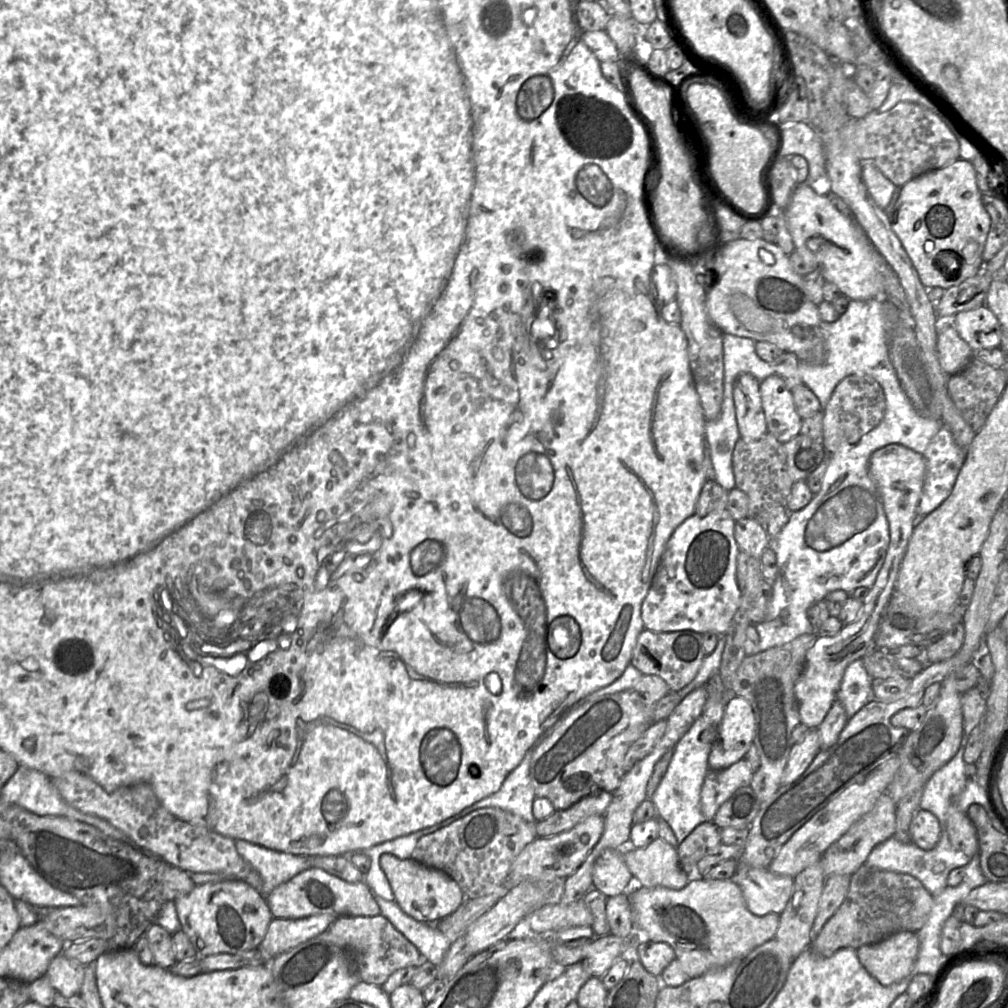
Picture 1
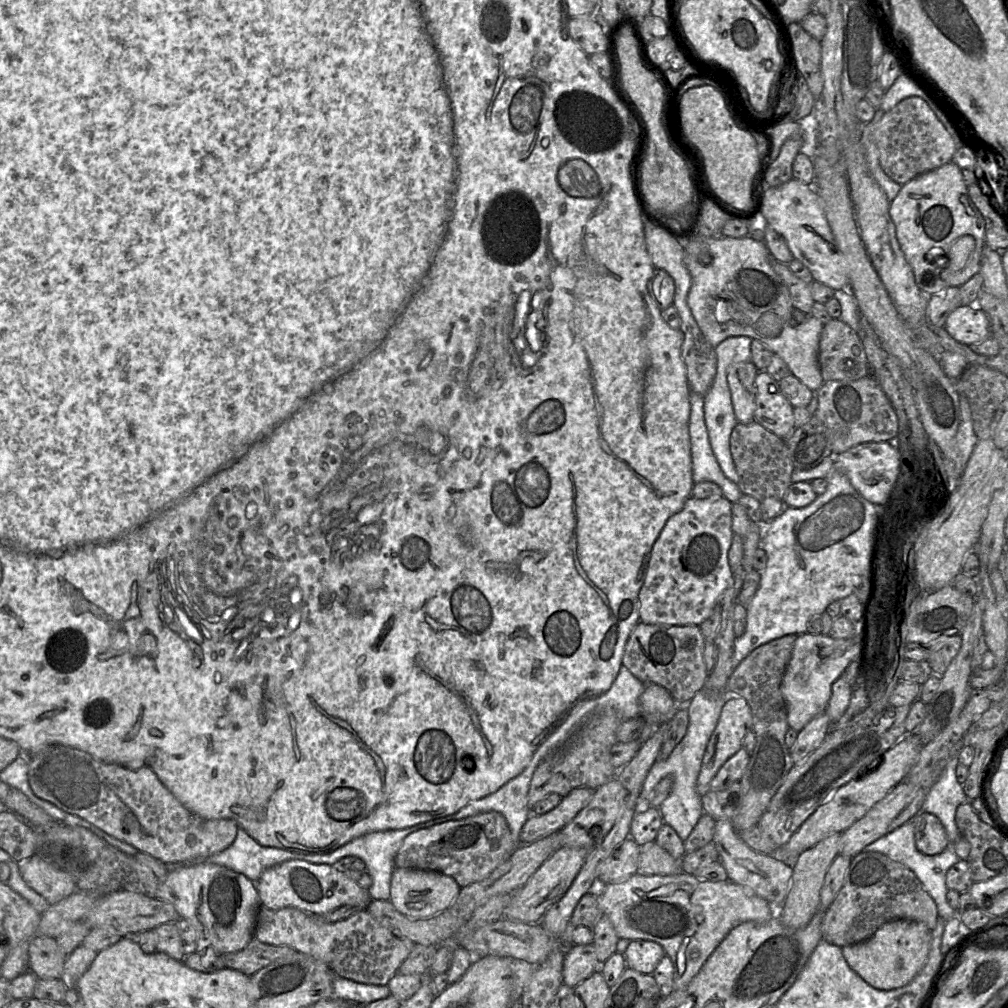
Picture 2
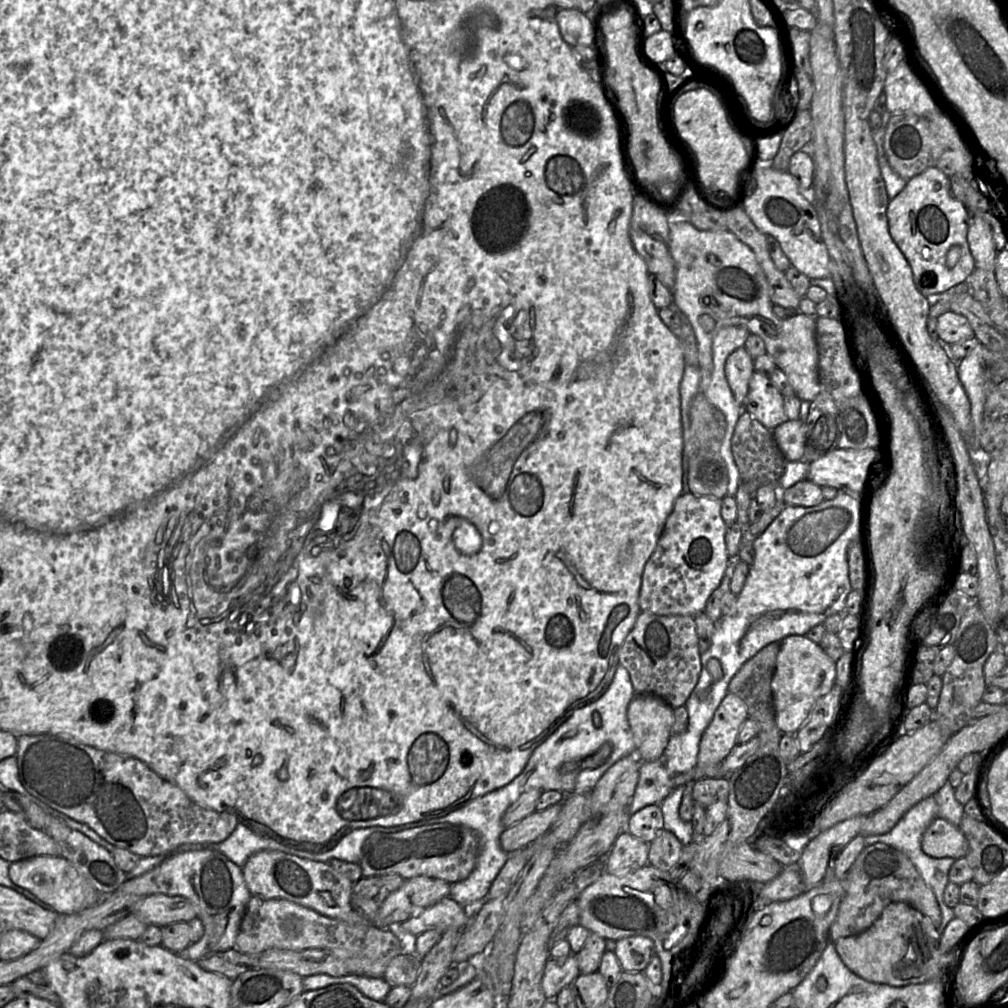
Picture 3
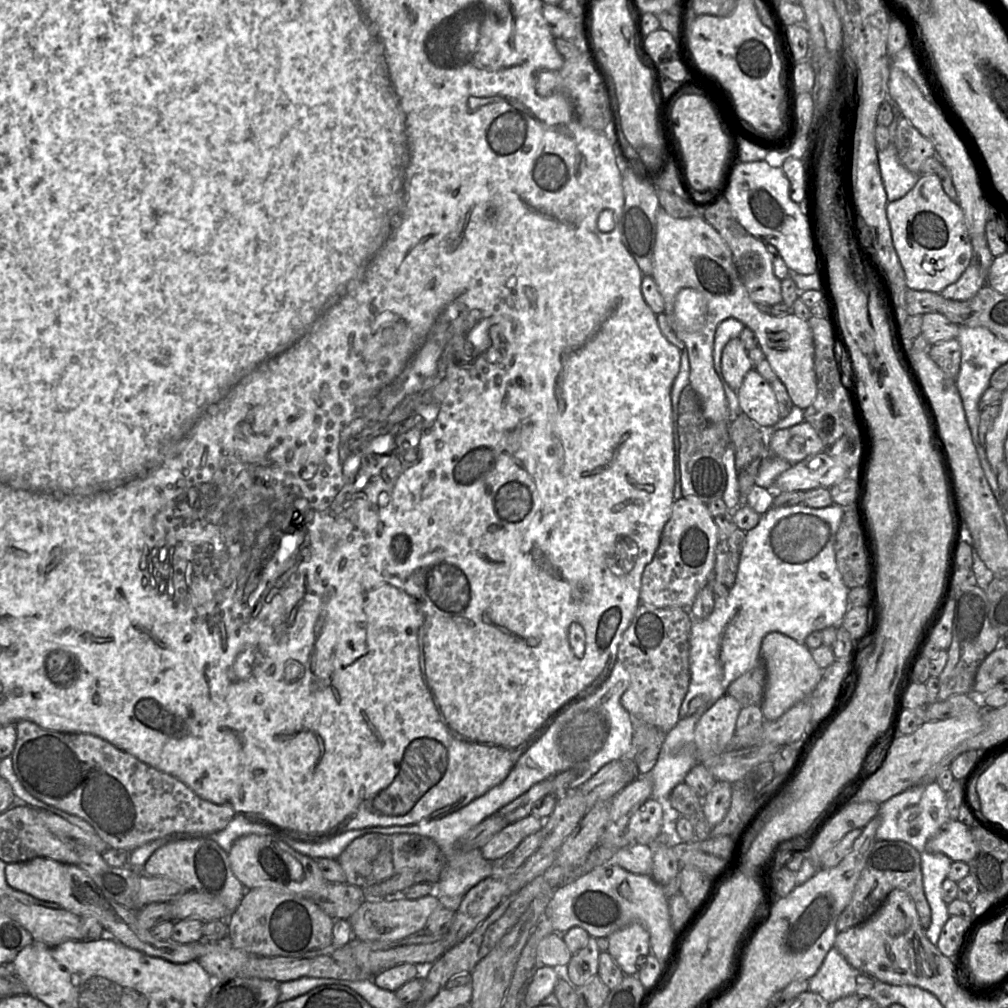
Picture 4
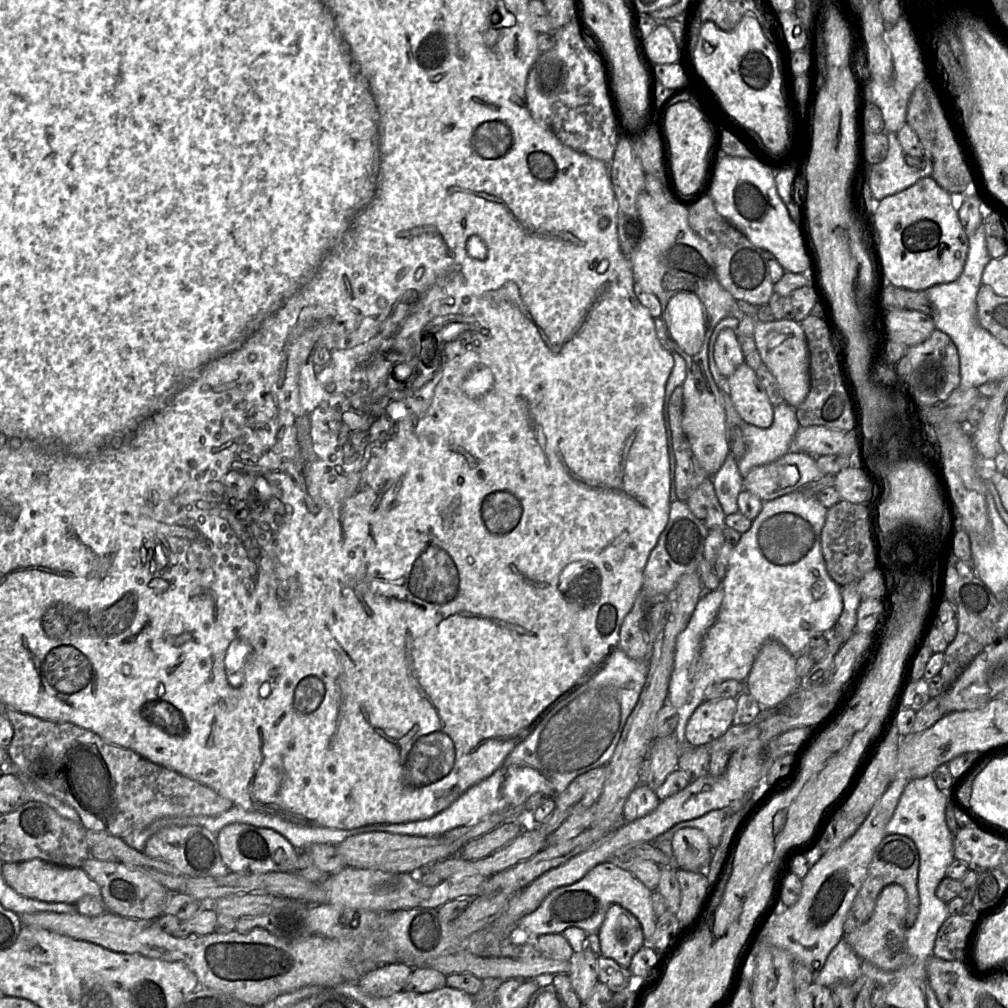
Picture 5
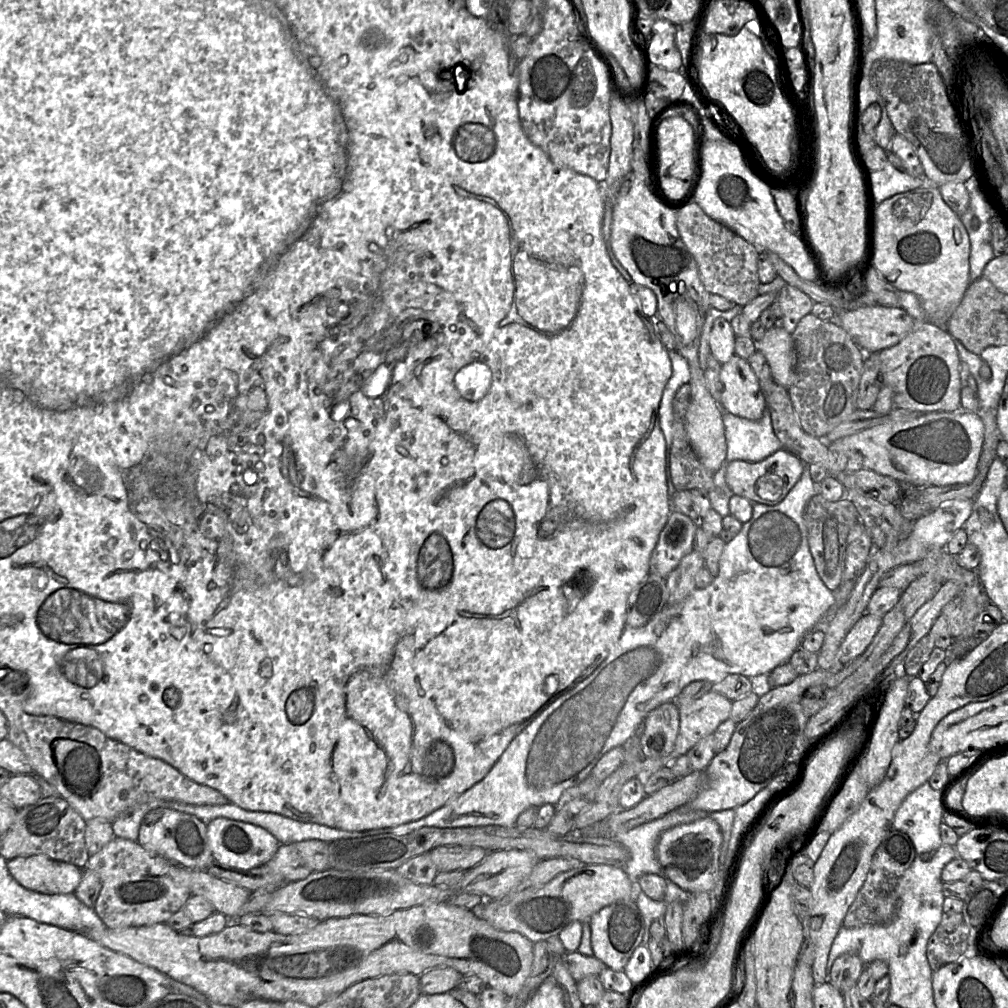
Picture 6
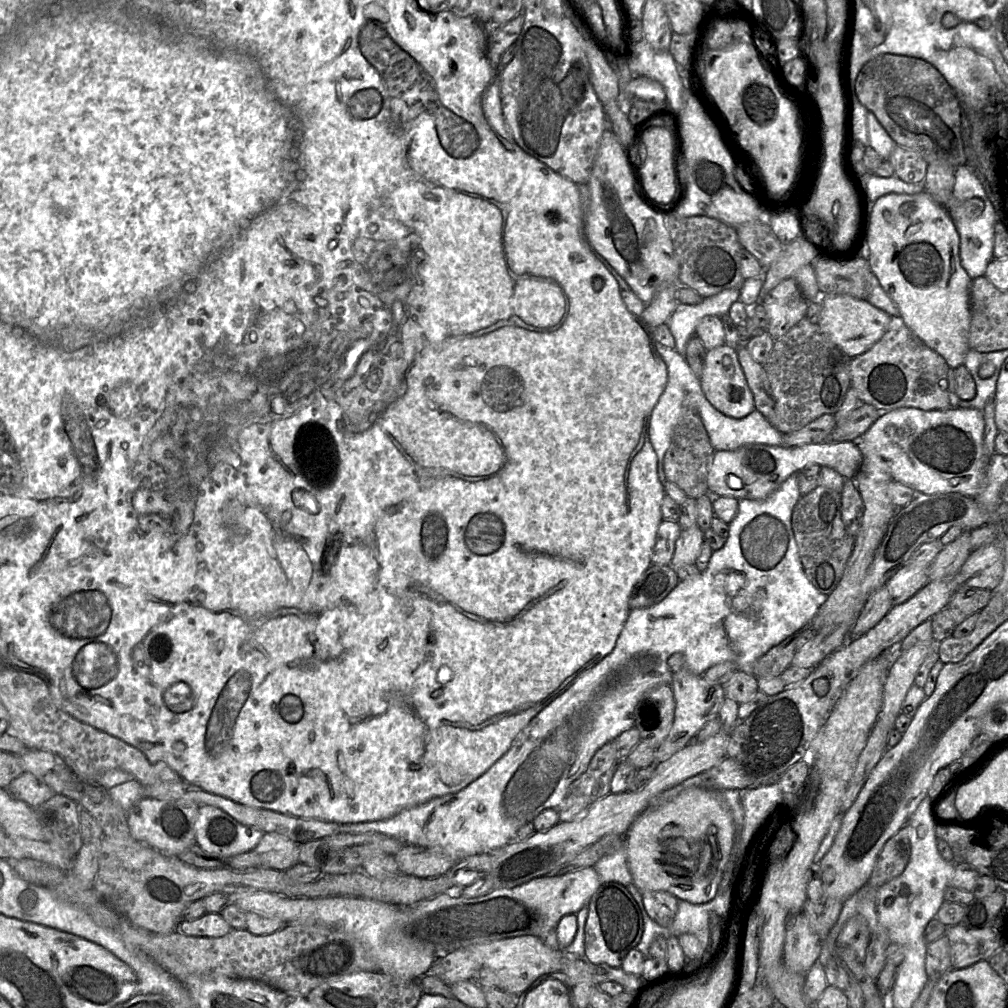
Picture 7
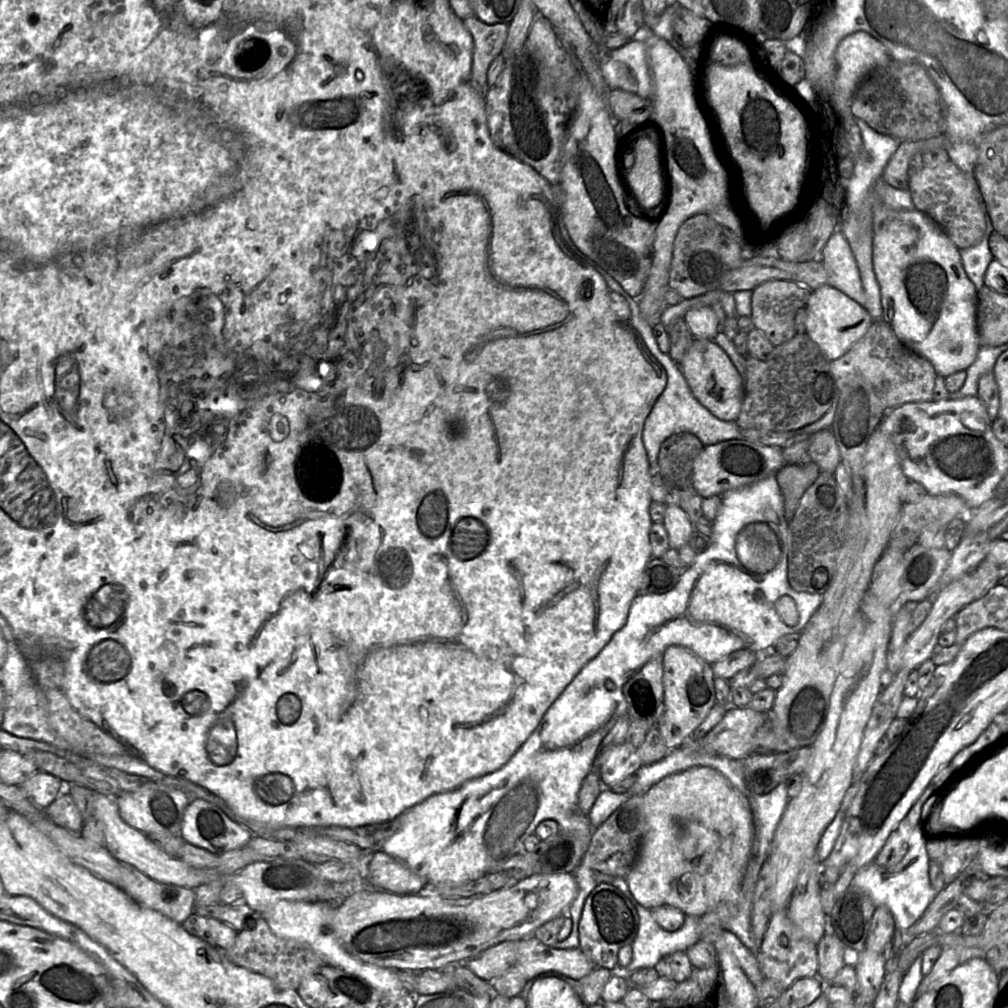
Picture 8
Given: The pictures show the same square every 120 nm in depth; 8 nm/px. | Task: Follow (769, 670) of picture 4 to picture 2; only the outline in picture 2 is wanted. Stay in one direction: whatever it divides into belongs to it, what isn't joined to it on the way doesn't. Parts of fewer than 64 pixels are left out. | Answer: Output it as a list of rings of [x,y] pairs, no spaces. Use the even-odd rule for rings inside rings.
[[[870,601],[863,605],[861,618],[852,637],[836,639],[830,635],[804,633],[795,640],[791,659],[780,686],[786,704],[789,728],[799,732],[815,716],[825,712],[833,683],[841,677],[853,660],[861,659],[867,654],[869,607]]]

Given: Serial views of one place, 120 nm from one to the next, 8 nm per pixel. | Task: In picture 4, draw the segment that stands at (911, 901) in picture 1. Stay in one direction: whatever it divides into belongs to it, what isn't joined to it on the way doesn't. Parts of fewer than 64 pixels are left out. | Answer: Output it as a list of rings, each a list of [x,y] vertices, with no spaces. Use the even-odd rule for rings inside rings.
[[[883,840],[877,841],[870,852],[854,888],[852,899],[837,920],[837,931],[845,931],[868,920],[894,889],[908,893],[914,901],[922,928],[927,929],[931,923],[931,909],[924,893],[920,854],[906,842]]]

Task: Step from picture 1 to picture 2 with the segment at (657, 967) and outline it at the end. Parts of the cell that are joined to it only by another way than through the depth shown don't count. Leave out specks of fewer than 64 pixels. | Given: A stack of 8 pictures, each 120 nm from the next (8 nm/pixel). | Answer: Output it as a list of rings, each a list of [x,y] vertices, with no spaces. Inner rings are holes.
[[[632,940],[623,954],[627,968],[648,975],[653,974],[665,955],[661,945],[649,940]]]

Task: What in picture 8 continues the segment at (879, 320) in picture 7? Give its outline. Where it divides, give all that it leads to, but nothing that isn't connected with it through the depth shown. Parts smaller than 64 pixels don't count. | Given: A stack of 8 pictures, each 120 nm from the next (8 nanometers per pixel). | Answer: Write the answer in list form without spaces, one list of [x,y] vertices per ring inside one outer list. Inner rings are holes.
[[[829,284],[811,290],[804,309],[806,310],[805,333],[830,361],[842,357],[865,335],[874,322],[865,307]]]

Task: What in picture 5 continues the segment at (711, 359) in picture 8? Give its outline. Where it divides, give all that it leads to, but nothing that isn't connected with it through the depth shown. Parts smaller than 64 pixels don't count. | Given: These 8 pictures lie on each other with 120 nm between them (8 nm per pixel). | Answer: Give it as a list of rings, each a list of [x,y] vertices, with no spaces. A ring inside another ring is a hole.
[[[745,362],[726,378],[729,396],[745,423],[768,428],[774,418],[774,406],[761,385],[755,371]]]

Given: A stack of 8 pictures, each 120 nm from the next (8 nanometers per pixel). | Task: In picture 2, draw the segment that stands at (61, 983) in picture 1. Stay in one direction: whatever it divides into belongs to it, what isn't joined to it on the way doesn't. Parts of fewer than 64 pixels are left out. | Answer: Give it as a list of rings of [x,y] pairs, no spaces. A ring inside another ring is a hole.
[[[39,936],[34,937],[29,945],[29,970],[38,979],[60,979],[64,964],[68,956],[58,948],[54,938]]]

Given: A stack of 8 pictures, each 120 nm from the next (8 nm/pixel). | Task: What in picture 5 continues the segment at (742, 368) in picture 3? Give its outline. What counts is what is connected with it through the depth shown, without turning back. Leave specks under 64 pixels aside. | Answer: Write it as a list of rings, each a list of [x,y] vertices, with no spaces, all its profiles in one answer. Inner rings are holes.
[[[726,328],[719,333],[714,345],[714,360],[724,378],[732,375],[745,362],[745,355],[734,330]]]

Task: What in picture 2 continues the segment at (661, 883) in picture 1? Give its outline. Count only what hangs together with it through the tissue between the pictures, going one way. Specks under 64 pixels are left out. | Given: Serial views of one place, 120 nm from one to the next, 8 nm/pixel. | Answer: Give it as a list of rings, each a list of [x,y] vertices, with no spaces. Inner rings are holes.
[[[654,841],[641,847],[637,873],[643,876],[683,873],[680,860],[675,859]]]

